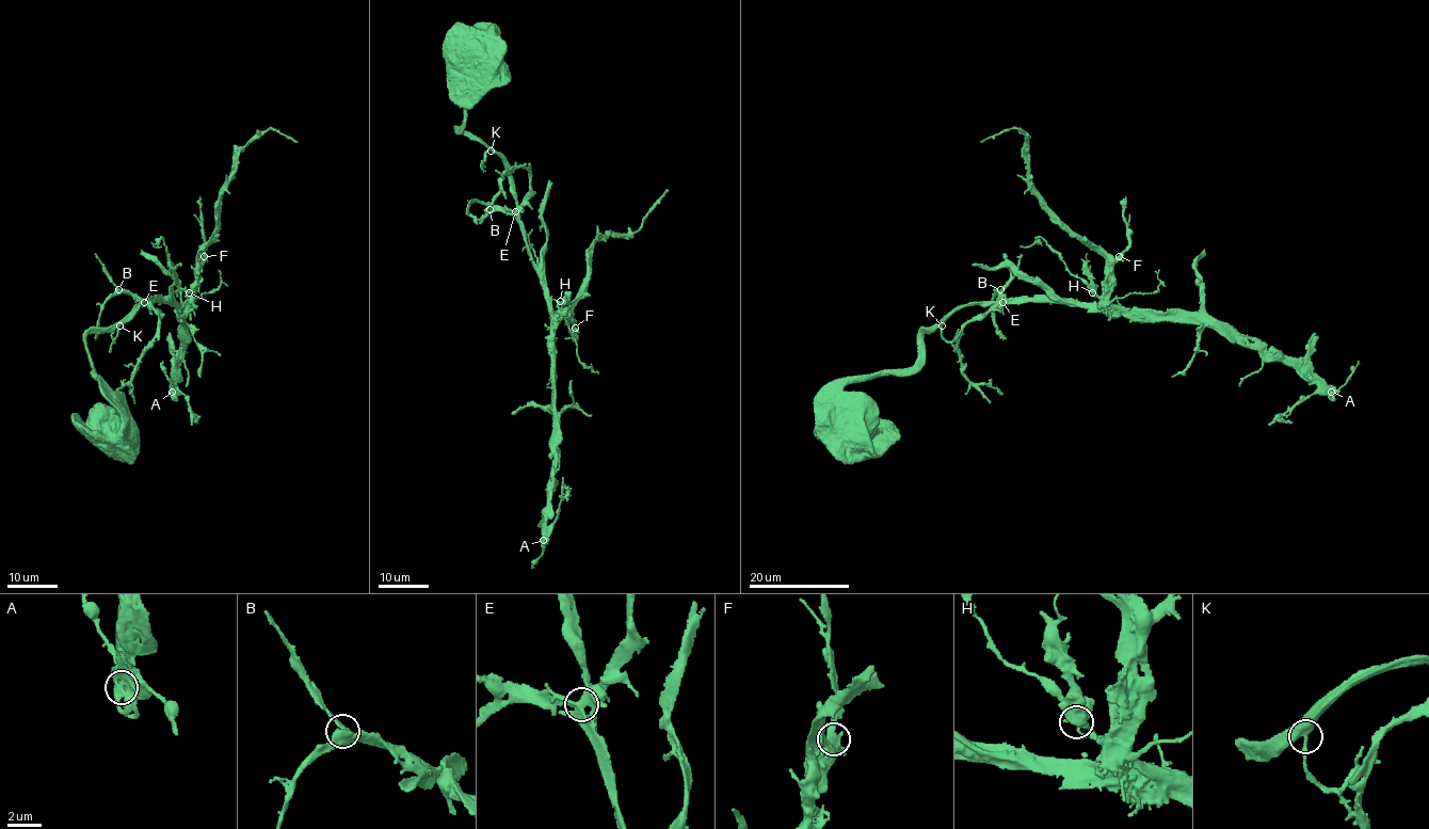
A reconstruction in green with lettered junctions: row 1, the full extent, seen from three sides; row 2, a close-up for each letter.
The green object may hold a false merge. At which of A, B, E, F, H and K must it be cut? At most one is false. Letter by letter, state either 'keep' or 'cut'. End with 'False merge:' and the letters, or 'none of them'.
A: keep
B: keep
E: keep
F: keep
H: keep
K: keep
False merge: none of them

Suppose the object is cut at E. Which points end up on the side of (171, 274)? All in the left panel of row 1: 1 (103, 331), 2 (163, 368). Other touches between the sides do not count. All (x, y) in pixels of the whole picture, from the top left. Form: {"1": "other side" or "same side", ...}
{"1": "other side", "2": "same side"}

